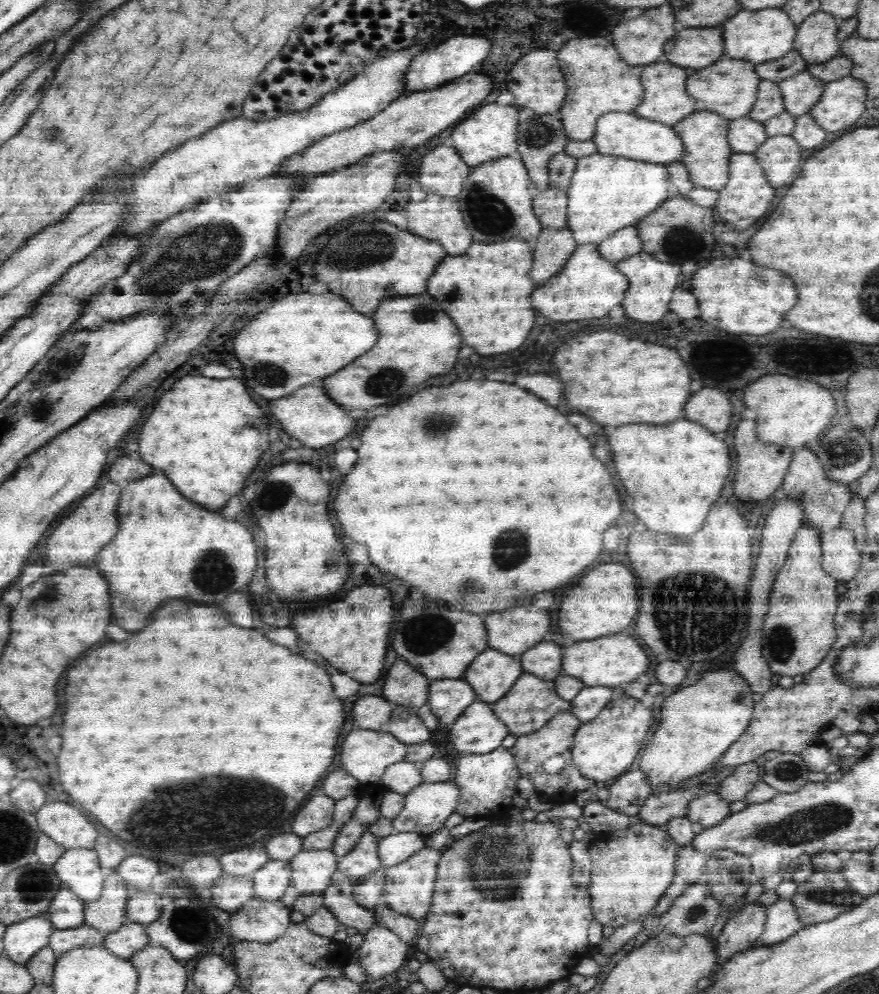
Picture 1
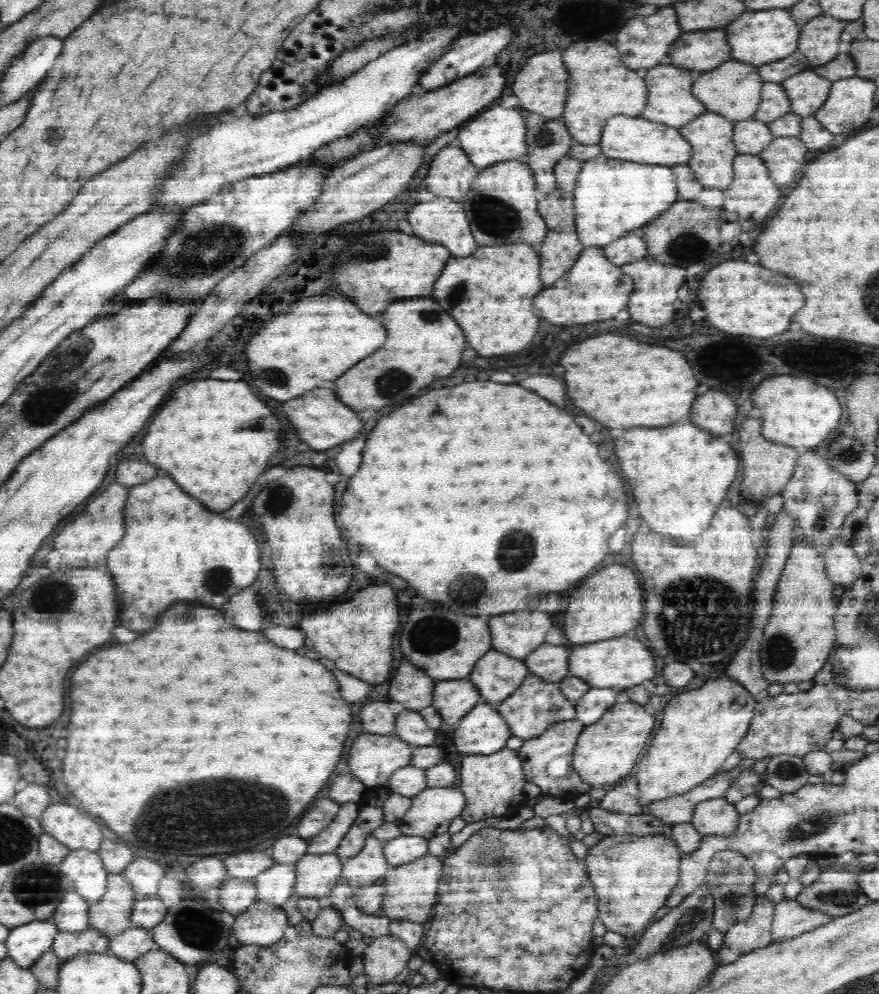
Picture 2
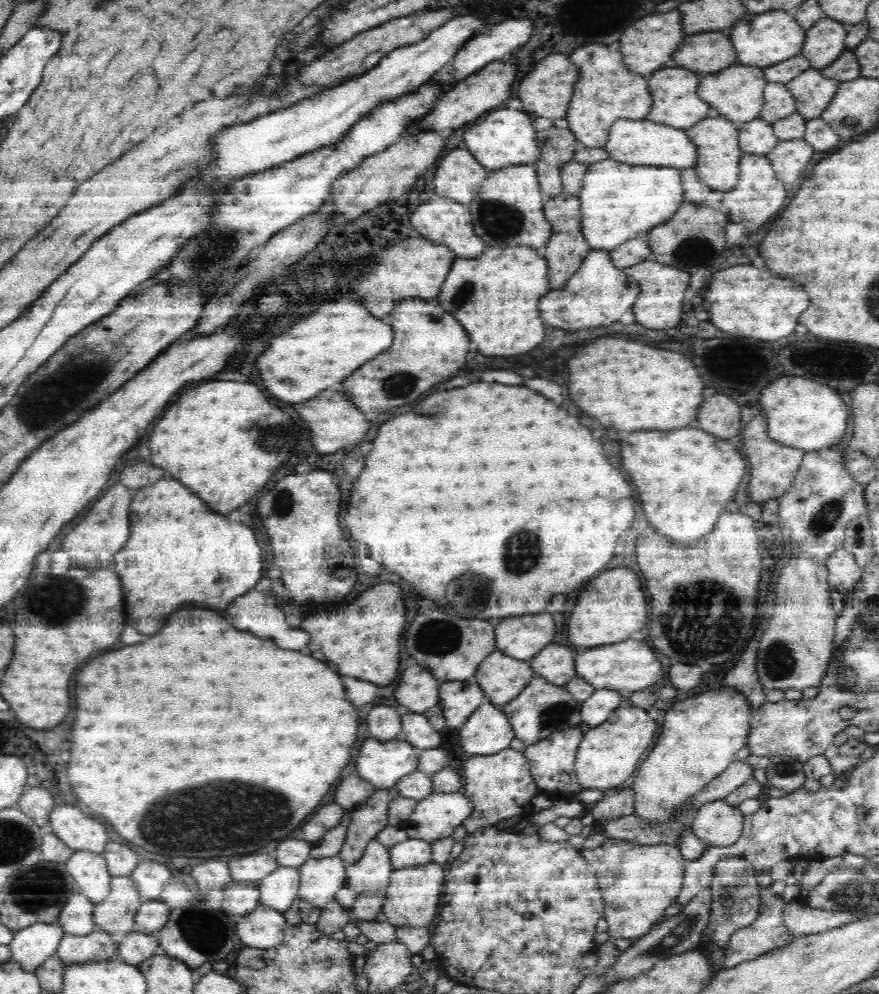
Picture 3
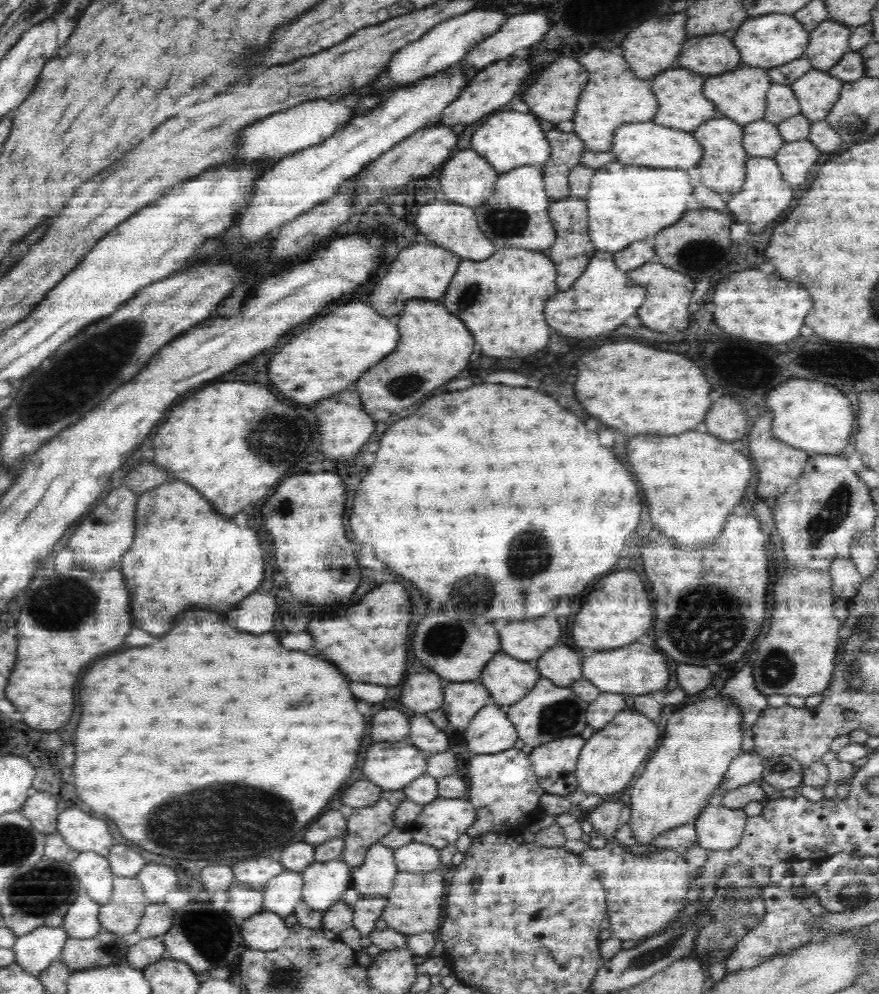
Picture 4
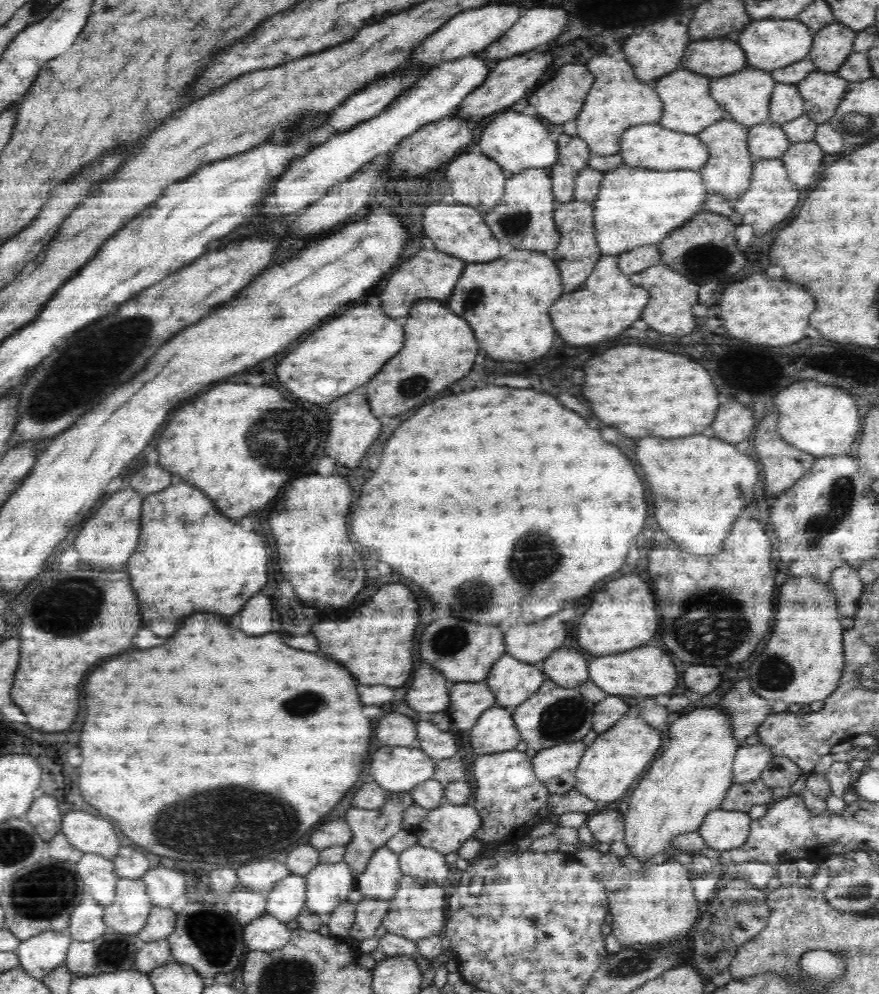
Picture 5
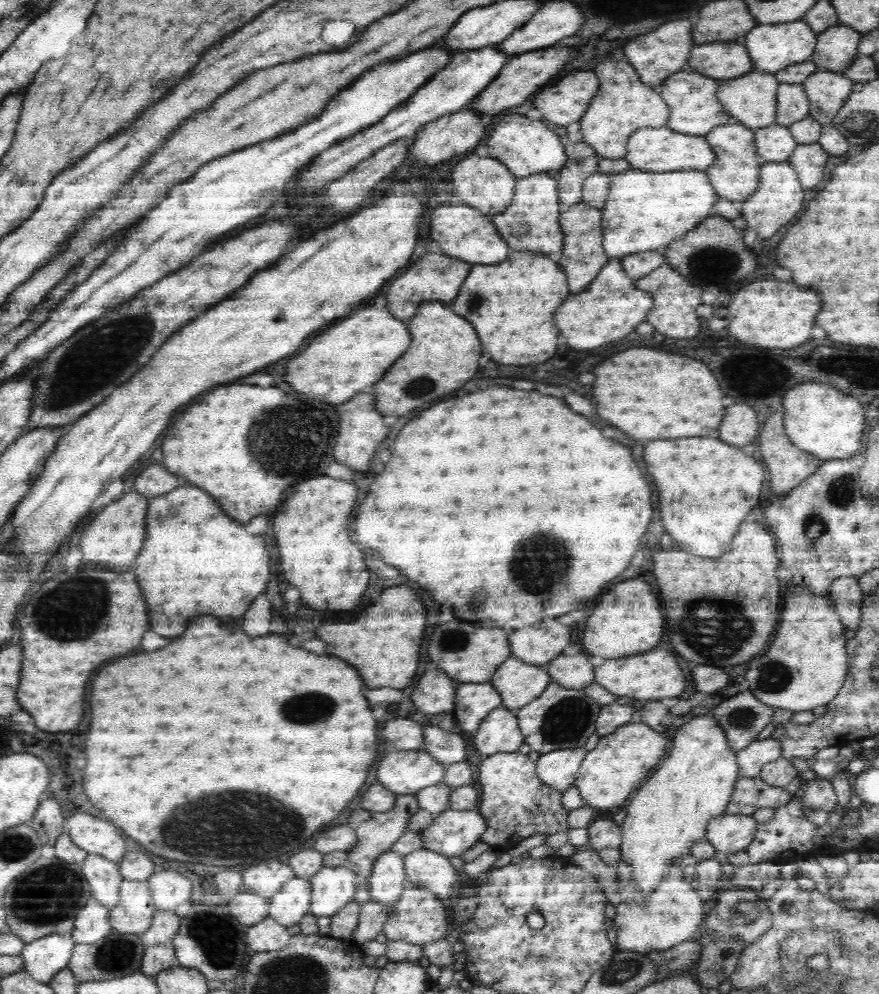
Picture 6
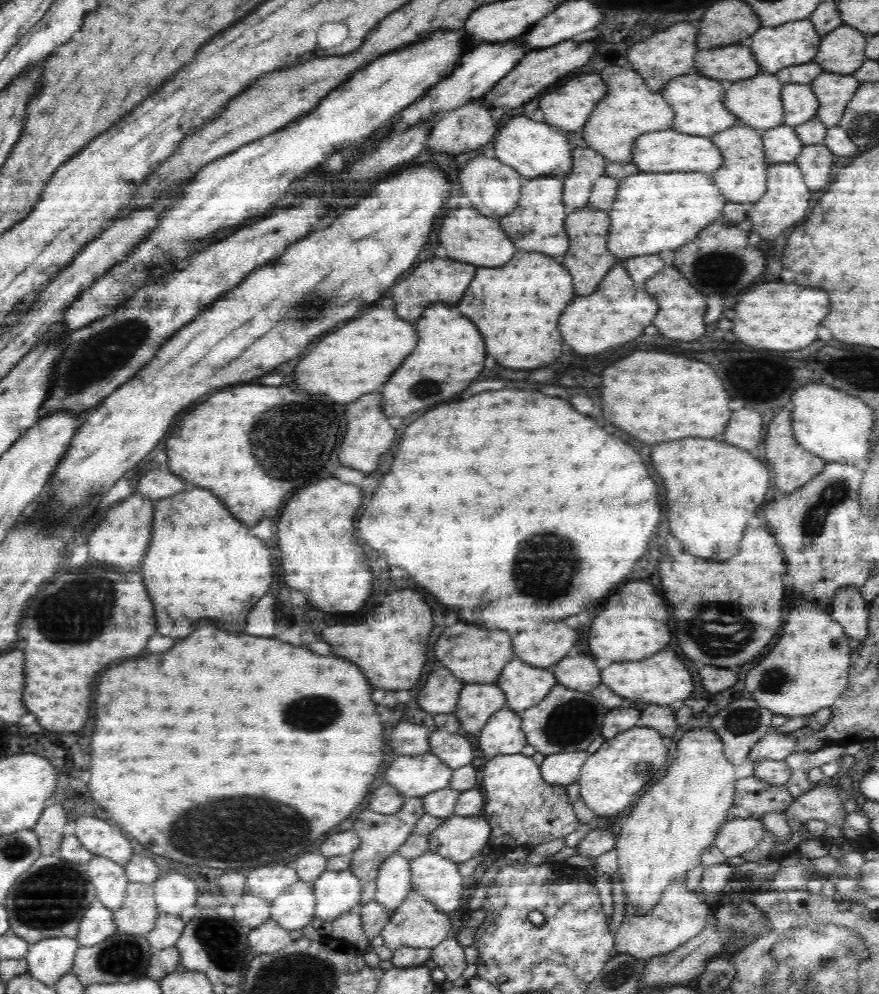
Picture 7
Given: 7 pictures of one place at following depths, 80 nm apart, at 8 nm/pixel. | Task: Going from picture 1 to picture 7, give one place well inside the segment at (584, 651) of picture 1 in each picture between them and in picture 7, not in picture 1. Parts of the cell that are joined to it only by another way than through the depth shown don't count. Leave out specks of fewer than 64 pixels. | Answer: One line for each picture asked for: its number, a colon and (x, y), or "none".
2: (618, 663)
3: (631, 665)
4: (635, 669)
5: (643, 672)
6: (655, 675)
7: (663, 678)

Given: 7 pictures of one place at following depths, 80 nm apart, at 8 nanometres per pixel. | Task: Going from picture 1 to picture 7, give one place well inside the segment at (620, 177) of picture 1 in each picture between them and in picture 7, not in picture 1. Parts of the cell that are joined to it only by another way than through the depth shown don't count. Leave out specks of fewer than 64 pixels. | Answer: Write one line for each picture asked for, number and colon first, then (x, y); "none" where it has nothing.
2: (612, 196)
3: (618, 200)
4: (625, 203)
5: (634, 206)
6: (645, 210)
7: (652, 212)

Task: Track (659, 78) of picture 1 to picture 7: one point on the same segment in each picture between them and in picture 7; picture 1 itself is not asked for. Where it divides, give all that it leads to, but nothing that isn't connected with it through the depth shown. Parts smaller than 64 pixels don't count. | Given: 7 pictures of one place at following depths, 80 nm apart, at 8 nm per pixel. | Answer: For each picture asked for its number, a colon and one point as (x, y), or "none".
2: (670, 101)
3: (675, 103)
4: (681, 104)
5: (688, 107)
6: (694, 109)
7: (696, 102)

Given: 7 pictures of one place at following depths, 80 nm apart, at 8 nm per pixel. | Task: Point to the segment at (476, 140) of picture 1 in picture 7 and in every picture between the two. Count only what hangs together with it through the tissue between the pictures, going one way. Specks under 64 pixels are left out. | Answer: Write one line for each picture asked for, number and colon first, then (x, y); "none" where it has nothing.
2: (499, 134)
3: (505, 136)
4: (510, 139)
5: (515, 141)
6: (525, 146)
7: (531, 148)

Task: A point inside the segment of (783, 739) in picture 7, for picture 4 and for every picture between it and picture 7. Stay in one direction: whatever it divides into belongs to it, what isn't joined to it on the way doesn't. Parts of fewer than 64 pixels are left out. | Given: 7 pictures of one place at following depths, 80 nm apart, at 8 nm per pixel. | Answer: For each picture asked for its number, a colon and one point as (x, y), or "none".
4: (746, 767)
5: (750, 760)
6: (750, 760)

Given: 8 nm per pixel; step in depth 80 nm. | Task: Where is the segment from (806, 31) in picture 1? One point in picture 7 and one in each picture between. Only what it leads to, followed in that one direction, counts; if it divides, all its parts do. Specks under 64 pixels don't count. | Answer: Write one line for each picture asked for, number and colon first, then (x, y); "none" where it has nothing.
2: (819, 40)
3: (823, 43)
4: (827, 44)
5: (831, 46)
6: (836, 49)
7: (841, 51)

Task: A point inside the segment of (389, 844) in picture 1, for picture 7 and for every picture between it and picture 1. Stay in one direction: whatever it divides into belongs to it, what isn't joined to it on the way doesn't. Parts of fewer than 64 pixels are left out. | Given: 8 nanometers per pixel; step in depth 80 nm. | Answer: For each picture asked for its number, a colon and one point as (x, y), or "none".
2: (400, 851)
3: (414, 852)
4: (417, 858)
5: (424, 864)
6: (424, 868)
7: (437, 878)

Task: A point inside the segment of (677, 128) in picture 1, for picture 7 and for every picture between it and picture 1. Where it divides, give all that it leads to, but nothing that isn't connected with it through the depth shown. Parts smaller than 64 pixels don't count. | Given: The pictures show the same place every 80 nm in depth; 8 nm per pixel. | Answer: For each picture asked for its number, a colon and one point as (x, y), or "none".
2: (710, 134)
3: (718, 151)
4: (722, 167)
5: (729, 164)
6: (734, 176)
7: (741, 177)

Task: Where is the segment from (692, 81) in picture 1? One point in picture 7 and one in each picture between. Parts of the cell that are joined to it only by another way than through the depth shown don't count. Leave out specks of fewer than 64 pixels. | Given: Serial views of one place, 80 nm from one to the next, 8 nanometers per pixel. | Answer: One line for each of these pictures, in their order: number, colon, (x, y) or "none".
2: (733, 89)
3: (737, 92)
4: (740, 94)
5: (745, 95)
6: (750, 99)
7: (756, 102)

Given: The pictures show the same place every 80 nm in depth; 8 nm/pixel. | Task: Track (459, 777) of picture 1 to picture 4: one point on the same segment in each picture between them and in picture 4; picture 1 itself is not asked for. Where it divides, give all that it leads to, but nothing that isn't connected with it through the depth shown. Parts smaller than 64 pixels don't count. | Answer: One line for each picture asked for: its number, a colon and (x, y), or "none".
2: (493, 785)
3: (500, 786)
4: (503, 788)

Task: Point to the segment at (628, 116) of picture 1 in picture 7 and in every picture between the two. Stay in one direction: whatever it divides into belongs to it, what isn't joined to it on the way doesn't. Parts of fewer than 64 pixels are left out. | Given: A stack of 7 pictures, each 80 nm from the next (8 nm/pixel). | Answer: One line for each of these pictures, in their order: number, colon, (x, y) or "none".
2: (635, 139)
3: (639, 142)
4: (647, 144)
5: (650, 145)
6: (650, 148)
7: (669, 150)

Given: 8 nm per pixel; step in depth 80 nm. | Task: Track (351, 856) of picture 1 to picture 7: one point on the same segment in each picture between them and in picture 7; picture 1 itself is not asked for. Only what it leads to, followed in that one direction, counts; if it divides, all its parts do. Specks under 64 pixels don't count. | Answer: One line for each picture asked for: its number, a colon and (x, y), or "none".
2: (370, 866)
3: (373, 870)
4: (375, 877)
5: (380, 879)
6: (387, 881)
7: (394, 881)

